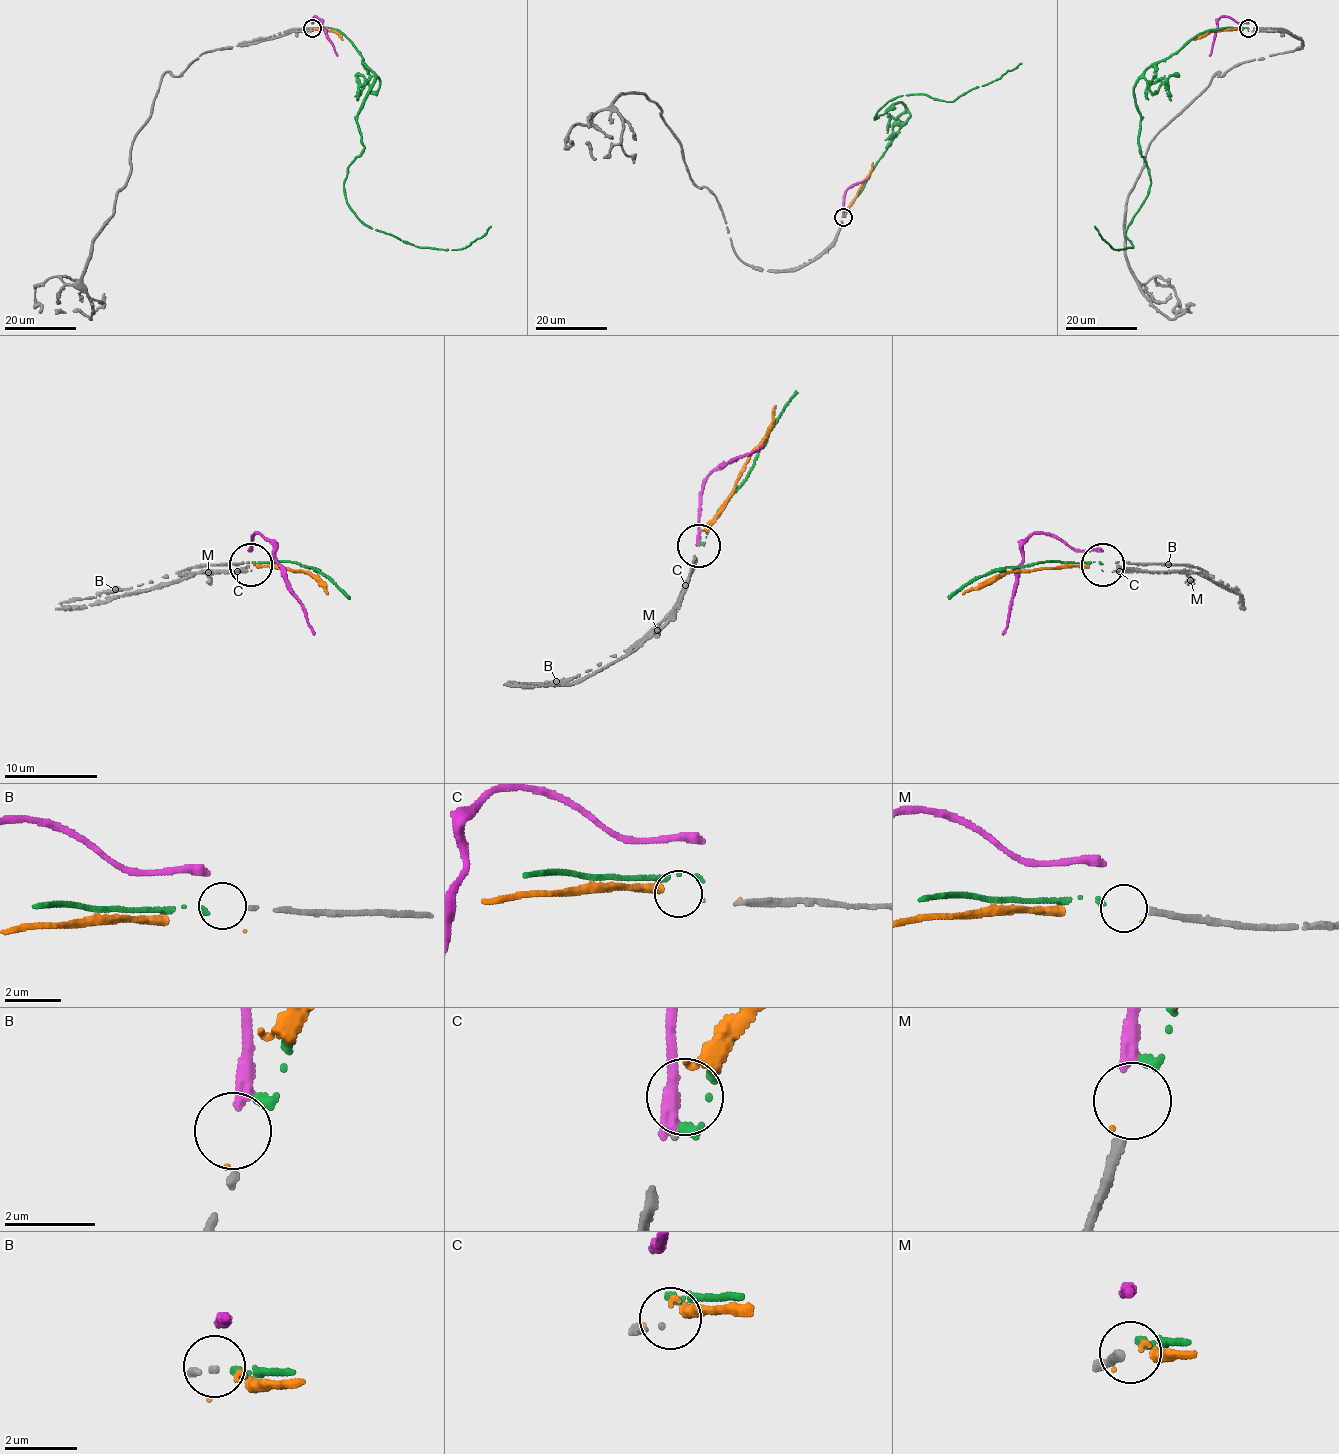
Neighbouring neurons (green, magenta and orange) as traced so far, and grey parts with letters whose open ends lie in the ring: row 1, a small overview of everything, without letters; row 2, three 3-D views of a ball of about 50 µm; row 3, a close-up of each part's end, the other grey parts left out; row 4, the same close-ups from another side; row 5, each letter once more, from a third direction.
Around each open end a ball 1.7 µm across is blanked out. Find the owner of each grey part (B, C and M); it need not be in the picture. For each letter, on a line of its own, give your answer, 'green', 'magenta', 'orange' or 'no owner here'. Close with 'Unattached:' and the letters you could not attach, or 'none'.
B: green
C: no owner here
M: orange
Unattached: C

